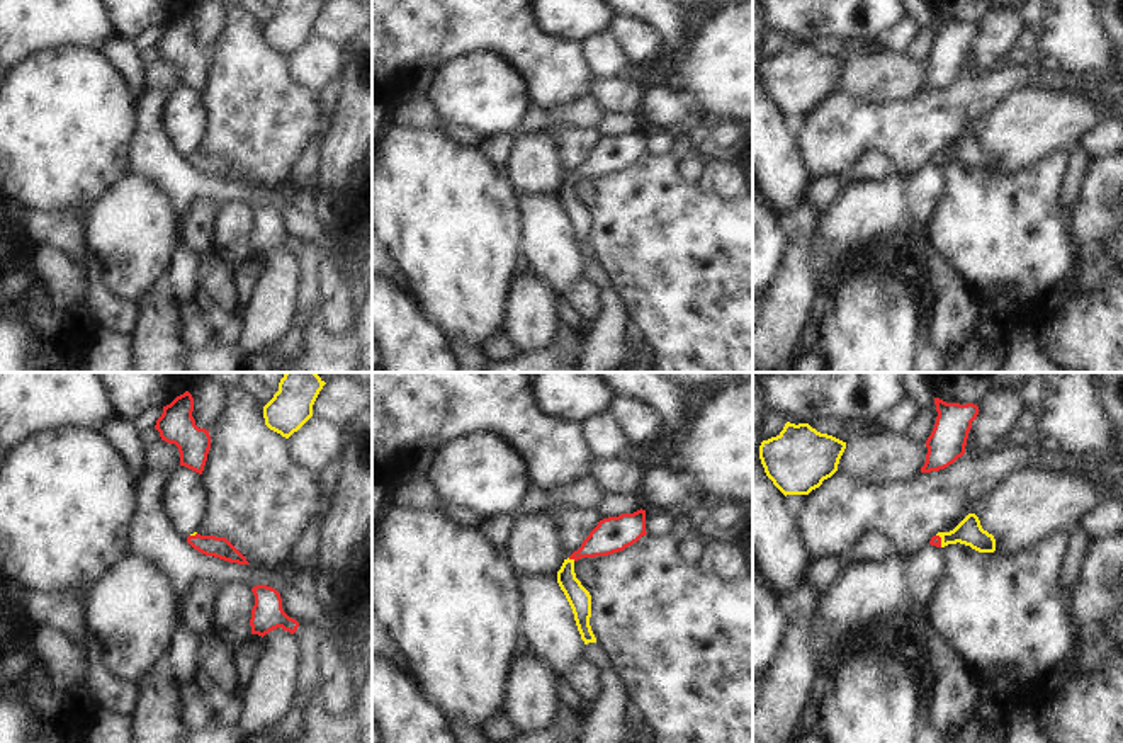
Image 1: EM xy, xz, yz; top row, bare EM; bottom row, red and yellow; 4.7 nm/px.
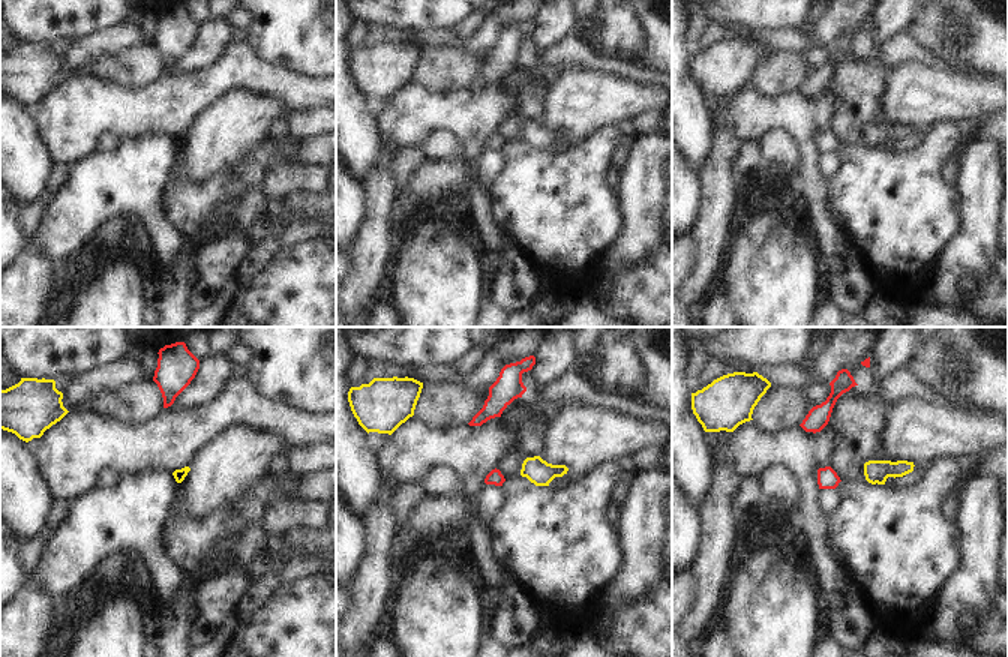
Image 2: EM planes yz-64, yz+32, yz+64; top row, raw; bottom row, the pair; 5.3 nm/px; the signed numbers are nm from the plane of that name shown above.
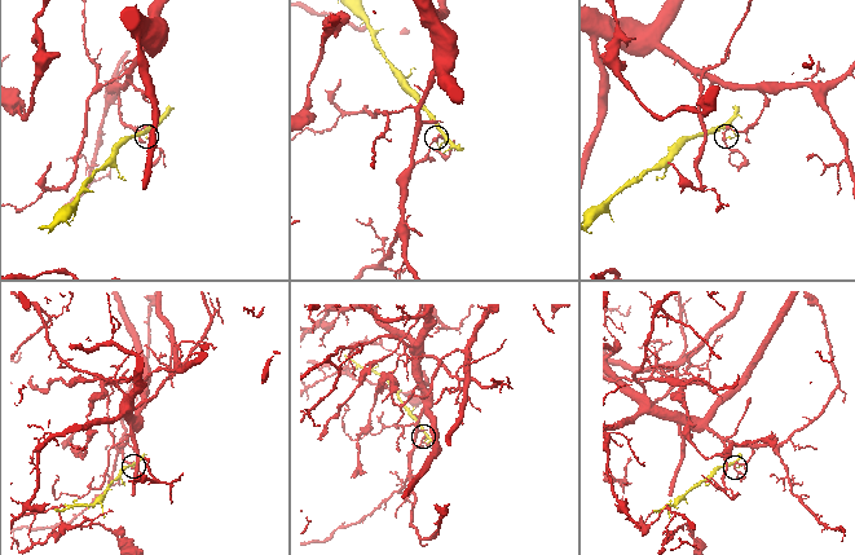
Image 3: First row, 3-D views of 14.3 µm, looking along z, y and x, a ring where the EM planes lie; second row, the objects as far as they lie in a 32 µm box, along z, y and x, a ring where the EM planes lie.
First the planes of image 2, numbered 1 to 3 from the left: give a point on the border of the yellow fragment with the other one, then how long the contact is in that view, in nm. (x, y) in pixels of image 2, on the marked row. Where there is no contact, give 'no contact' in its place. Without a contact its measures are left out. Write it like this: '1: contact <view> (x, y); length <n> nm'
1: no contact
2: no contact
3: no contact

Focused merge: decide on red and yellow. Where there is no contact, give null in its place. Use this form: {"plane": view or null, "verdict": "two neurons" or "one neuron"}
{"plane": "xz", "verdict": "one neuron"}

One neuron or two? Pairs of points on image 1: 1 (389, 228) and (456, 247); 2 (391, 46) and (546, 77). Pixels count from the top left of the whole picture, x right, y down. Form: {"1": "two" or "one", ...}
{"1": "one", "2": "one"}

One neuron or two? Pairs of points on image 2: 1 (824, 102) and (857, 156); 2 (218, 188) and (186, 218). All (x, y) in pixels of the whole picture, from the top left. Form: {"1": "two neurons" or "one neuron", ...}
{"1": "two neurons", "2": "one neuron"}

